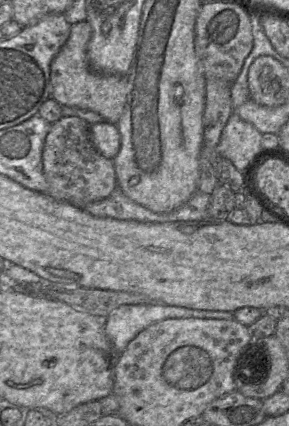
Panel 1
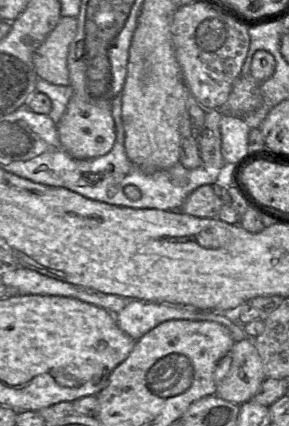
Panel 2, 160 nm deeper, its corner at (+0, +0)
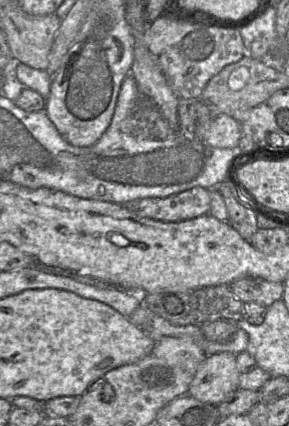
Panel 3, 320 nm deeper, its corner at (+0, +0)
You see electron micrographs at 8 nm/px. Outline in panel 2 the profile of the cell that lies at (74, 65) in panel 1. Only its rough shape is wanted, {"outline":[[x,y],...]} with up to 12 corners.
{"outline":[[61,16],[34,52],[39,78],[70,85],[77,18]]}

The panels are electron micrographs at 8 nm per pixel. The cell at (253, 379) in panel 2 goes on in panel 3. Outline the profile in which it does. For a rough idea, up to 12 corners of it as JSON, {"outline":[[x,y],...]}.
{"outline":[[236,355],[198,366],[187,394],[218,405],[239,389]]}

